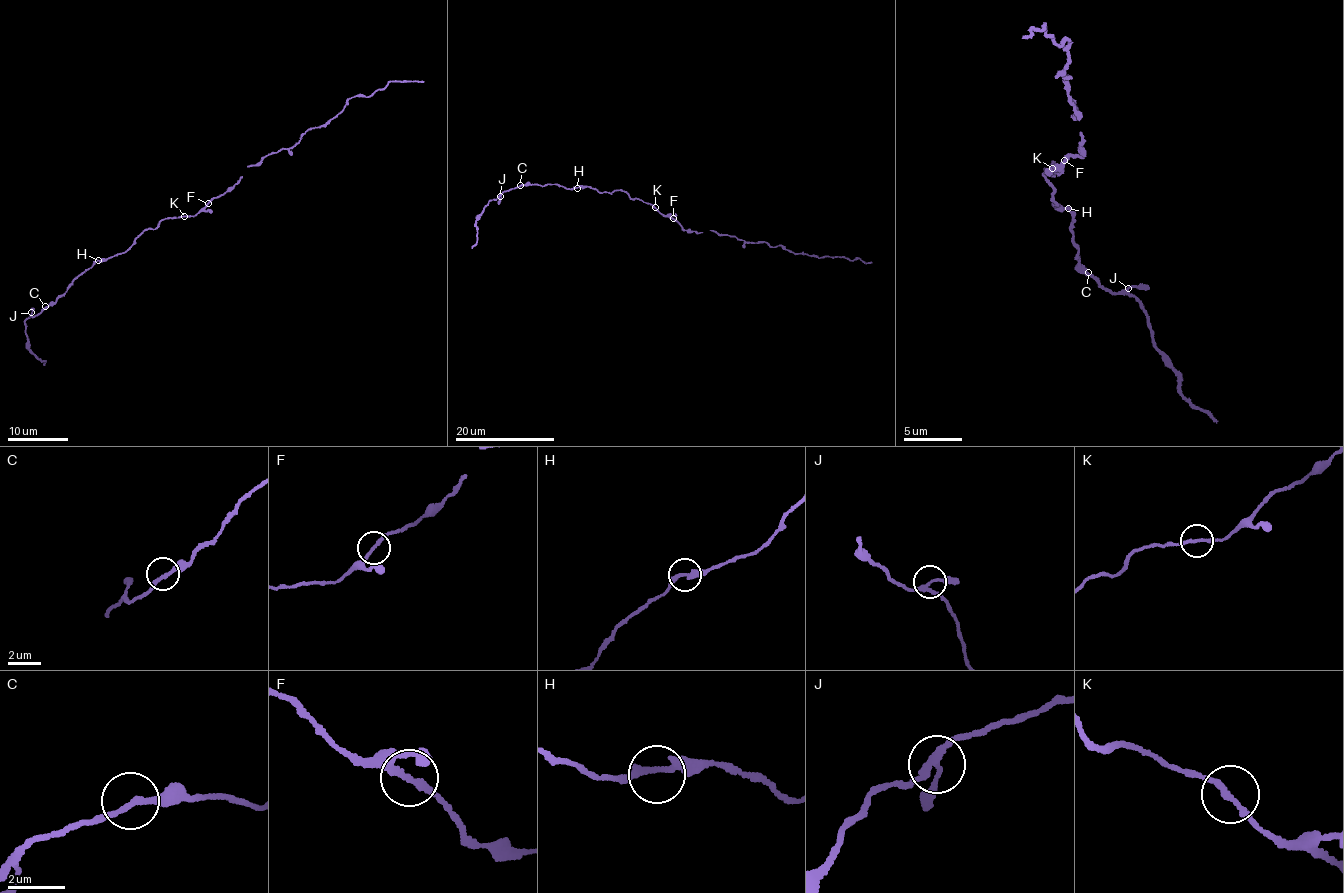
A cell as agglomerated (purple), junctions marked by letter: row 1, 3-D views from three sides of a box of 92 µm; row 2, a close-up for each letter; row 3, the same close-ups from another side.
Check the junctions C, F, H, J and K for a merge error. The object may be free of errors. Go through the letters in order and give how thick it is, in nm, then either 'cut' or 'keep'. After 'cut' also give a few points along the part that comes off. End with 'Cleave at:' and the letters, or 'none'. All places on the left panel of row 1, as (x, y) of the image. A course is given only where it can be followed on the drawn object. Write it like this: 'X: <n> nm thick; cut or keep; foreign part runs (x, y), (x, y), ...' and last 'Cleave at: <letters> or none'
C: 200 nm thick; keep
F: 190 nm thick; keep
H: 240 nm thick; keep
J: 170 nm thick; keep
K: 190 nm thick; keep
Cleave at: none

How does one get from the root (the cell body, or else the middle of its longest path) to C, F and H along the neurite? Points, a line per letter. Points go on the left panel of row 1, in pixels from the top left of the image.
C: (183, 216), (163, 219), (155, 228), (141, 233), (125, 252), (98, 260), (55, 302), (45, 306)
F: (183, 216), (194, 215), (207, 203)
H: (183, 216), (163, 219), (155, 228), (141, 233), (125, 252), (98, 260)

